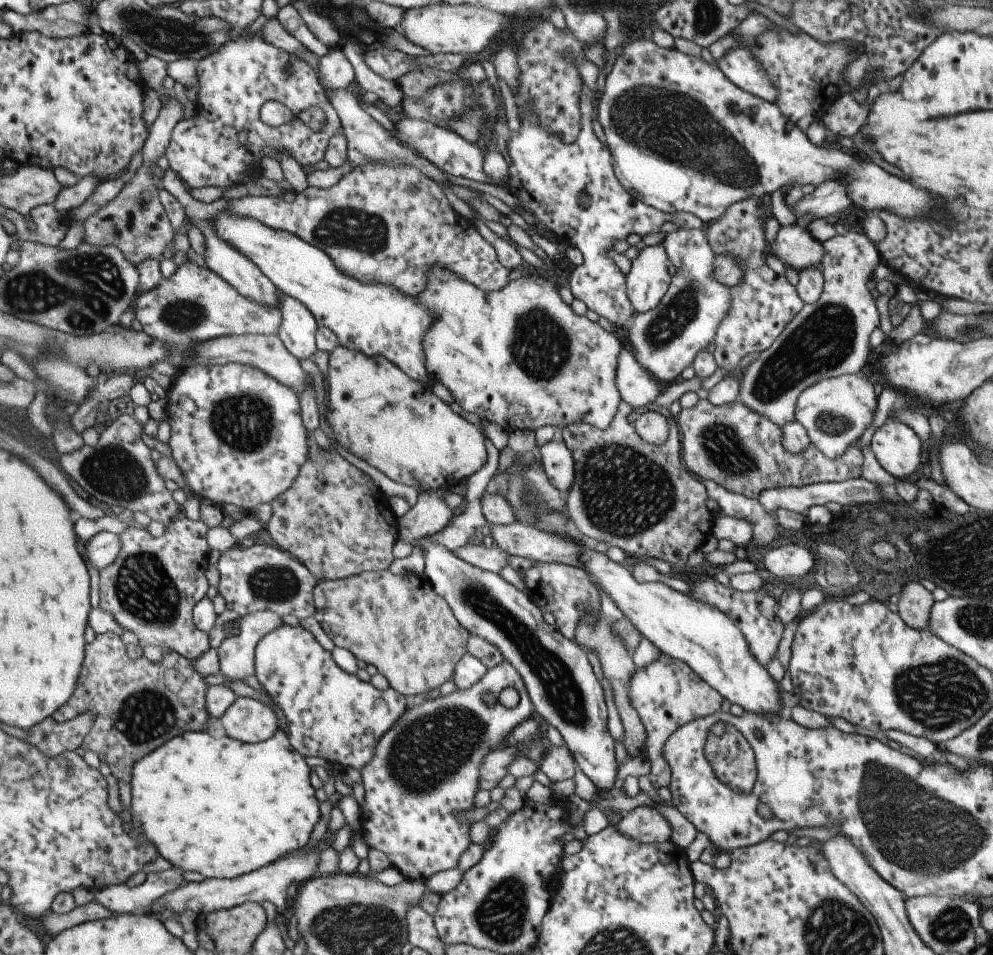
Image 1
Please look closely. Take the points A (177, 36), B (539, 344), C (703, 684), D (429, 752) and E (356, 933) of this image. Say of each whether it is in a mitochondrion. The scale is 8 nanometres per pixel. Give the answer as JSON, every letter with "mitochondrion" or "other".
{"A":"mitochondrion","B":"mitochondrion","C":"other","D":"mitochondrion","E":"mitochondrion"}

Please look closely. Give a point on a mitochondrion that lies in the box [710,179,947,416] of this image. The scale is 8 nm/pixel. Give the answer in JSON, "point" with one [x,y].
{"point":[825,338]}

